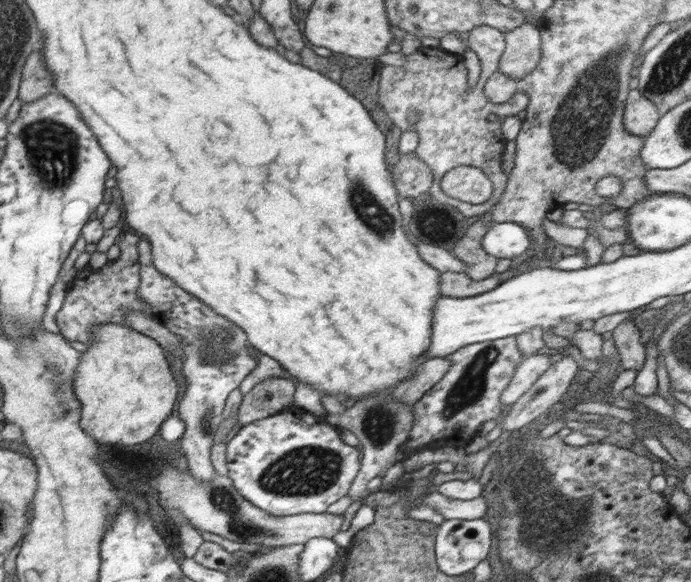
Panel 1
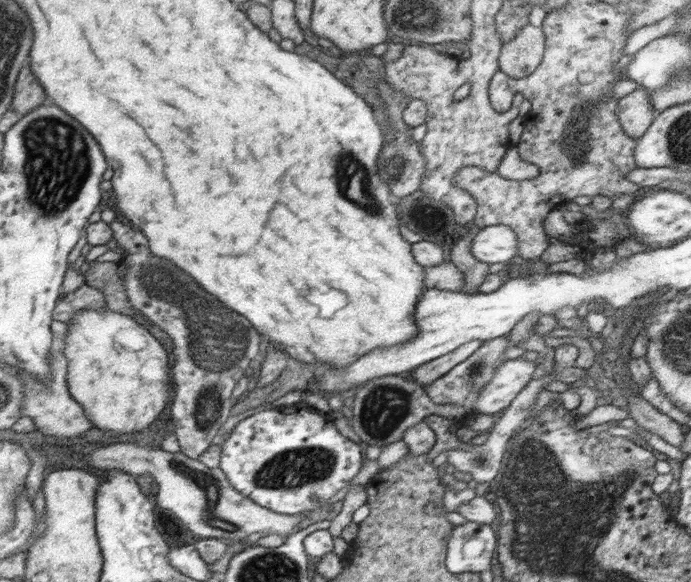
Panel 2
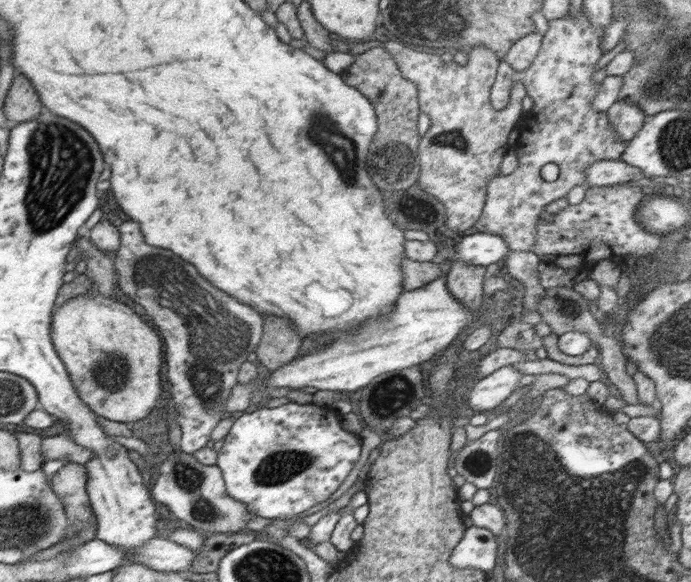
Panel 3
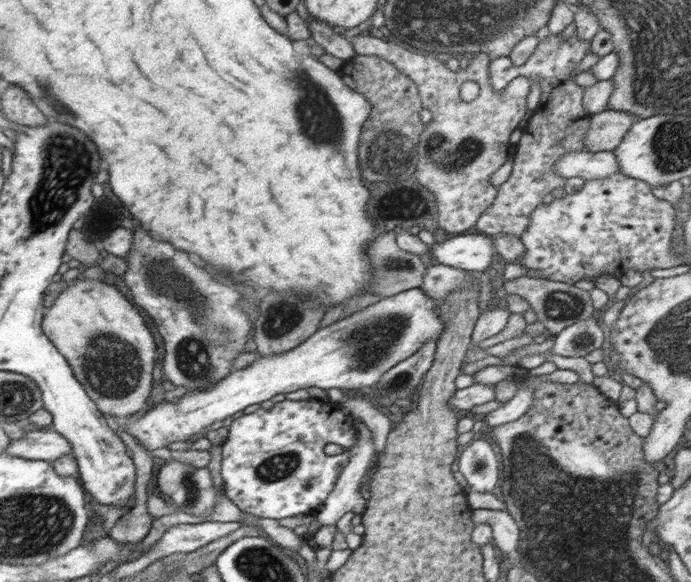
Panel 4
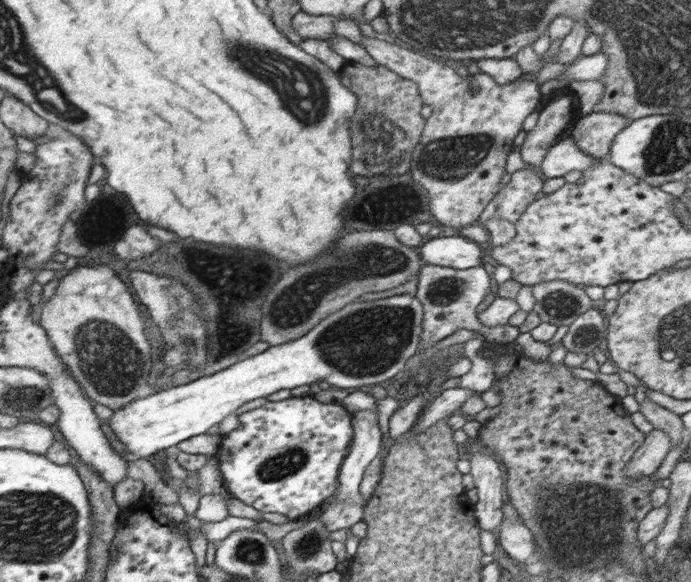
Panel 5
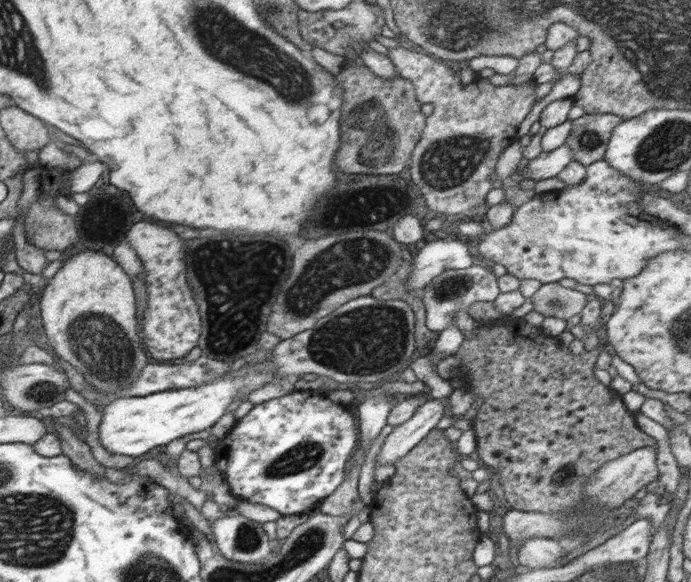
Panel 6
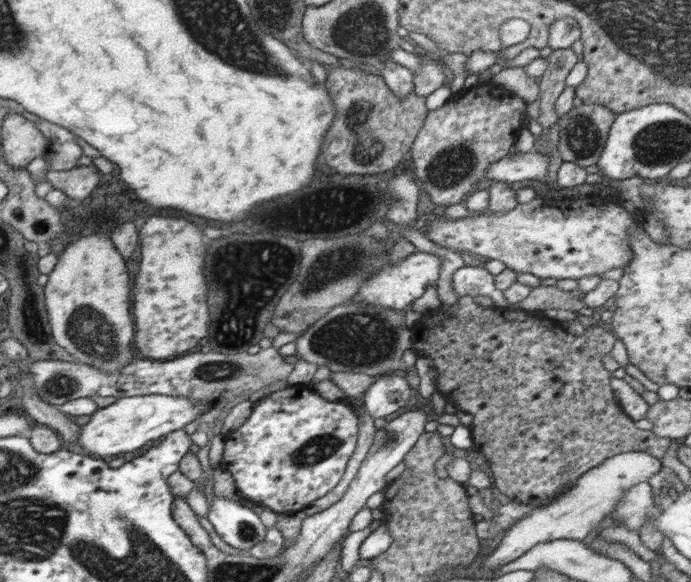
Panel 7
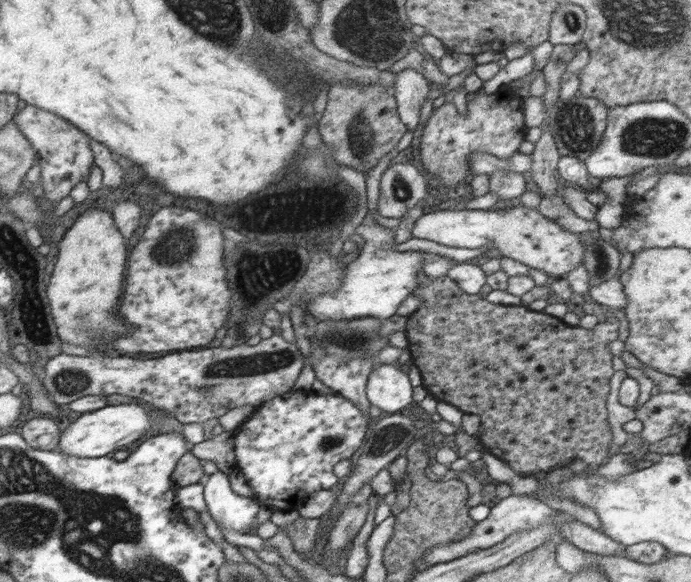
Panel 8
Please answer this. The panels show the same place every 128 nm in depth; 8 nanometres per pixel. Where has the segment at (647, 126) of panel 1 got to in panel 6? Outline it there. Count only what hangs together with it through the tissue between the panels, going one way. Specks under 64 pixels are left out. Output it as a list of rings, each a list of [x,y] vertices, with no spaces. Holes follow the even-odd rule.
[[[586,113],[571,122],[572,129],[565,144],[572,149],[575,159],[587,167],[605,158],[612,131],[623,119],[614,114]]]

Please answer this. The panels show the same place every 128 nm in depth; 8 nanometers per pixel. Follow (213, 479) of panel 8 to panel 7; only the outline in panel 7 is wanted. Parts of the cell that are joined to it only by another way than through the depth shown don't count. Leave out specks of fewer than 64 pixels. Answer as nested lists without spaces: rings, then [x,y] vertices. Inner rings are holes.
[[[212,488],[212,508],[207,516],[216,534],[226,544],[249,553],[252,546],[260,544],[267,534],[267,528],[252,509],[244,507],[244,499],[238,502],[217,497]]]

